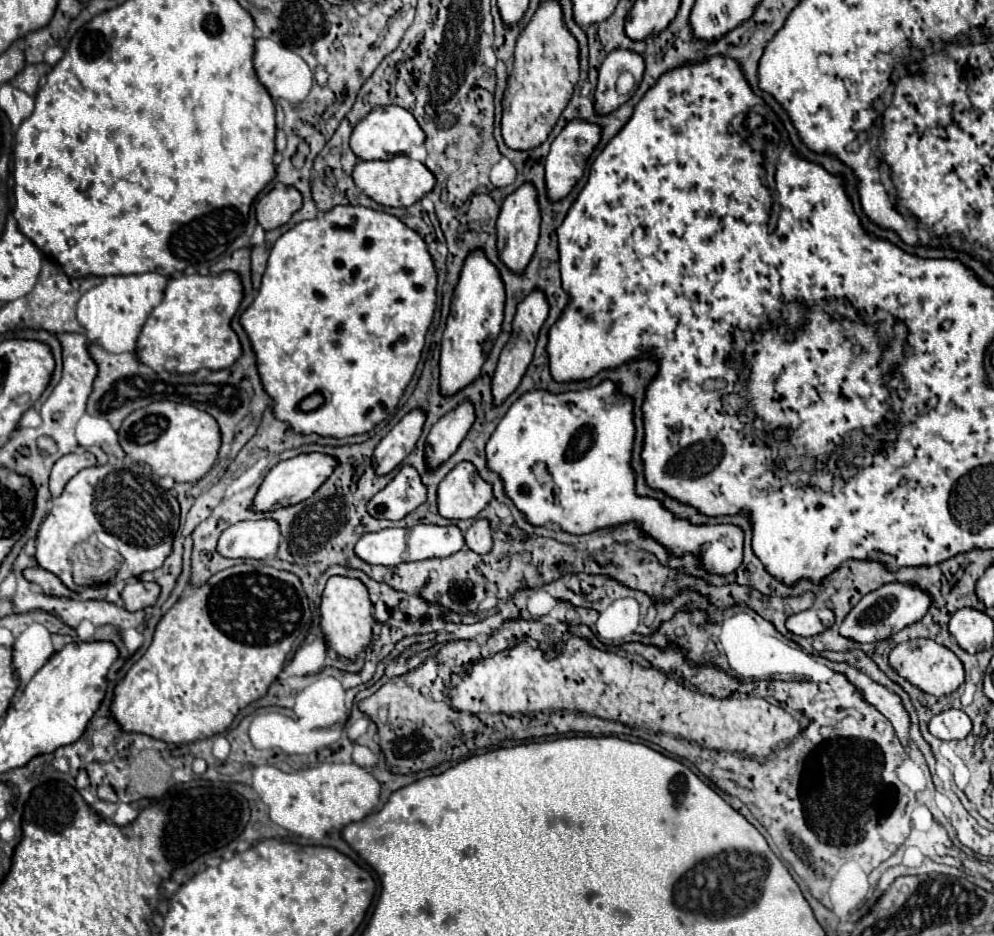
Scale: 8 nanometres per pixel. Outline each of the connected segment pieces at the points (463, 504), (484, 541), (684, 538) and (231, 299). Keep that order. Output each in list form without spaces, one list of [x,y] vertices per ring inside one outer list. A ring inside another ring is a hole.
[[[459,463],[439,485],[439,513],[447,519],[473,519],[491,501],[493,487],[481,479],[475,465]]]
[[[477,519],[465,533],[467,547],[473,549],[475,553],[489,553],[493,547],[493,533],[489,527],[487,519]]]
[[[605,379],[595,387],[587,387],[581,391],[565,391],[551,393],[545,389],[535,389],[523,393],[499,421],[487,443],[487,465],[491,471],[499,473],[507,495],[513,499],[517,509],[533,523],[547,525],[555,521],[563,531],[583,535],[603,527],[637,521],[645,533],[655,537],[661,545],[665,545],[675,555],[697,553],[705,565],[705,569],[727,575],[733,573],[743,561],[743,539],[745,533],[737,525],[693,525],[687,519],[675,517],[671,511],[663,507],[661,501],[653,497],[641,497],[635,493],[635,471],[631,467],[633,455],[633,439],[635,439],[635,423],[633,423],[633,397],[623,395],[619,387]],[[537,463],[545,463],[545,471],[549,475],[547,483],[541,483],[533,467]]]
[[[235,271],[219,275],[181,275],[169,279],[163,301],[151,311],[137,339],[137,357],[153,371],[163,371],[167,359],[179,359],[179,373],[199,369],[229,369],[241,357],[241,343],[231,329],[231,319],[243,301],[241,277]]]

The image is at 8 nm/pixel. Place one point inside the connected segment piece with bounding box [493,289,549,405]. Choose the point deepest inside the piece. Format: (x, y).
(531, 313)

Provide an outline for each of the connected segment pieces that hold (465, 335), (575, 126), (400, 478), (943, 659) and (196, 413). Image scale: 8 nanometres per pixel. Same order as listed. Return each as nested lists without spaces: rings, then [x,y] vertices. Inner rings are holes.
[[[473,249],[461,269],[455,293],[451,299],[451,311],[441,341],[441,393],[457,393],[481,373],[481,367],[491,351],[503,323],[505,285],[497,267],[487,259],[481,249]]]
[[[573,119],[563,127],[563,131],[551,143],[551,151],[549,151],[547,163],[545,163],[547,193],[549,193],[549,197],[553,197],[553,201],[563,199],[573,189],[577,179],[583,175],[587,159],[591,157],[591,153],[599,145],[599,141],[601,141],[601,127],[595,123],[589,123],[583,119]]]
[[[403,465],[391,483],[379,491],[367,505],[369,515],[377,519],[403,519],[427,501],[427,487],[415,467]]]
[[[913,639],[913,641],[899,643],[891,651],[889,663],[899,671],[899,675],[903,675],[907,681],[917,685],[921,691],[937,697],[953,693],[965,681],[965,669],[961,659],[951,649],[935,643],[933,639]]]
[[[157,401],[131,413],[123,421],[119,443],[129,457],[145,461],[157,475],[169,475],[183,483],[199,481],[213,467],[221,447],[221,433],[217,421],[209,413],[185,403]]]

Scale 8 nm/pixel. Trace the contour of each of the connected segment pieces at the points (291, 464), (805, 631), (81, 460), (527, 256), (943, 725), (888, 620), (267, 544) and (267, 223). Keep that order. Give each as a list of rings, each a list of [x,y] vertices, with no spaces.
[[[301,453],[297,457],[285,459],[277,463],[261,483],[257,491],[257,501],[253,501],[253,509],[257,511],[269,511],[269,509],[279,509],[285,505],[295,505],[297,501],[309,499],[323,483],[325,479],[333,473],[333,469],[339,465],[339,461],[327,453]]]
[[[807,609],[801,611],[793,617],[789,617],[787,621],[787,629],[795,635],[803,635],[803,637],[813,637],[817,633],[823,633],[827,627],[831,627],[835,623],[835,613],[831,611],[829,619],[821,619],[817,609]]]
[[[77,451],[77,453],[69,453],[69,455],[63,455],[55,465],[53,465],[53,471],[51,471],[51,477],[49,477],[49,489],[51,489],[51,495],[53,497],[59,497],[63,487],[67,485],[67,481],[71,477],[75,477],[81,469],[85,467],[93,467],[97,463],[95,455],[89,453],[89,451]]]
[[[523,183],[517,191],[507,195],[497,219],[497,249],[501,261],[509,269],[521,273],[529,265],[539,239],[539,223],[541,223],[541,213],[539,213],[537,189],[533,187],[533,183]]]
[[[949,709],[935,715],[929,723],[929,729],[935,737],[949,741],[949,739],[965,739],[971,733],[971,719],[967,713],[959,709]]]
[[[885,583],[879,589],[867,593],[845,617],[841,625],[841,635],[849,637],[859,643],[873,643],[889,639],[893,633],[905,629],[911,623],[917,623],[923,619],[923,615],[929,611],[931,595],[923,589],[919,589],[913,583]]]
[[[273,519],[239,521],[223,531],[217,551],[223,557],[265,559],[275,557],[279,547],[279,523]]]
[[[275,185],[267,195],[257,203],[257,221],[265,231],[285,225],[295,211],[303,205],[303,197],[295,187]]]

